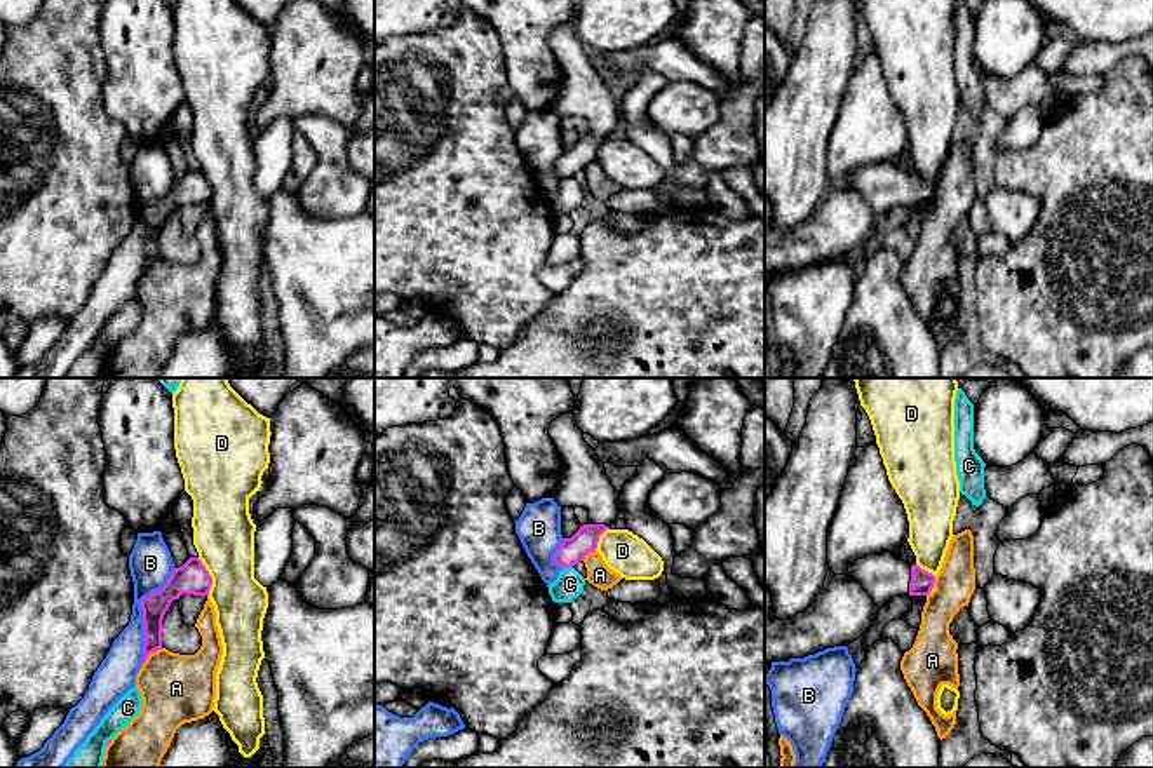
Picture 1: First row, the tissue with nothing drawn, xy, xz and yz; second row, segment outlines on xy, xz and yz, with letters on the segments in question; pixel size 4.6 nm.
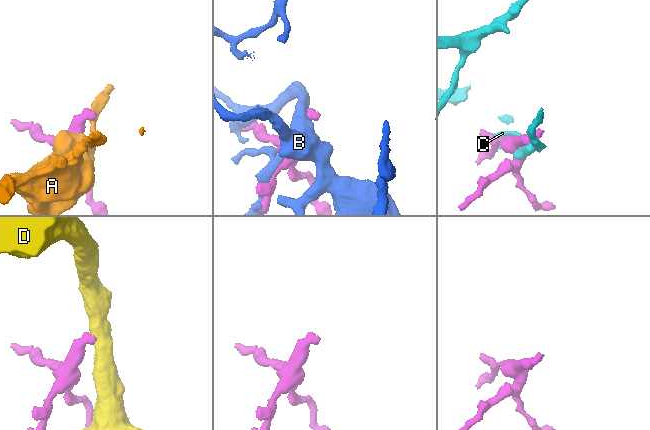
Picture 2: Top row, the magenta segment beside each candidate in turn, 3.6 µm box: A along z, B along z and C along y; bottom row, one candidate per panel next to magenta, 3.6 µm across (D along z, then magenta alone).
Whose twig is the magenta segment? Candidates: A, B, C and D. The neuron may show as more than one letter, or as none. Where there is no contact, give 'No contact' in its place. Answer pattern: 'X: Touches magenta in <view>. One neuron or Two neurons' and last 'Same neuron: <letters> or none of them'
A: Touches magenta in xy. Two neurons
B: Touches magenta in xy. Two neurons
C: Touches magenta in xz. Two neurons
D: Touches magenta in xy. Two neurons
Same neuron: none of them

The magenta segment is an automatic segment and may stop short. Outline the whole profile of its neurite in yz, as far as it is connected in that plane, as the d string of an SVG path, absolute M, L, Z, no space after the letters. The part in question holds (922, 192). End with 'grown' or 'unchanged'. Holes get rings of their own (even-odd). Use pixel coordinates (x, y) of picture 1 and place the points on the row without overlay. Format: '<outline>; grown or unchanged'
M895 162L871 164L848 174L843 185L852 186L874 214L885 216L895 205L928 205L935 186L918 174L904 172Z; grown

